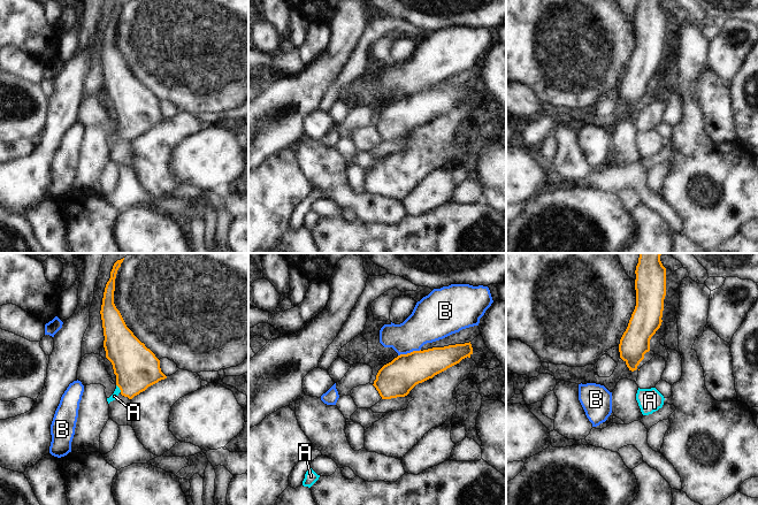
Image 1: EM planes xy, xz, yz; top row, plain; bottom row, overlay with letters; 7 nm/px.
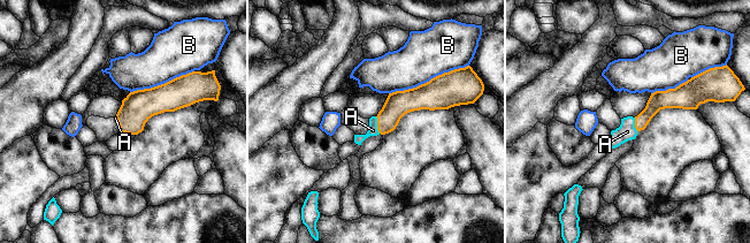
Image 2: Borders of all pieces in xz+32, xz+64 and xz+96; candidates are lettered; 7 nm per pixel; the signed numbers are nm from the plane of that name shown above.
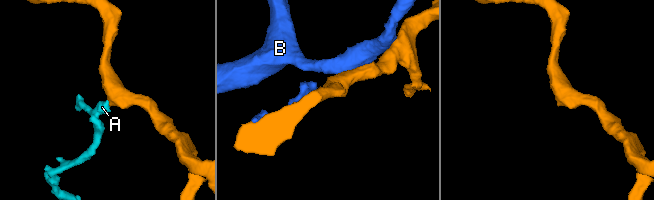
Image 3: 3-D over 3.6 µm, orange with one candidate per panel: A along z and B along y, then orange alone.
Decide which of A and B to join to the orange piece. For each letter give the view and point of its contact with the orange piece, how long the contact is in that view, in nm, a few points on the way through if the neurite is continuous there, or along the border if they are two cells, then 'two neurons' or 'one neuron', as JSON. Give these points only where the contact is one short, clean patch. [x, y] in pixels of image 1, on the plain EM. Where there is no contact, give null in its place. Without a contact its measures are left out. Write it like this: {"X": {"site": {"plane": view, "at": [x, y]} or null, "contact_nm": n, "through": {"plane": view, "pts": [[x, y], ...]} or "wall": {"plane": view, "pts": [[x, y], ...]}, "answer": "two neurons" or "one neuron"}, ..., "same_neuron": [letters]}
{"A": {"site": {"plane": "xy", "at": [119, 129]}, "contact_nm": 70, "through": {"plane": "xy", "pts": [[136, 109], [119, 129], [114, 138]]}, "answer": "one neuron"}, "B": {"site": {"plane": "xz", "at": [408, 96]}, "contact_nm": 170, "answer": "two neurons"}, "same_neuron": ["A"]}

